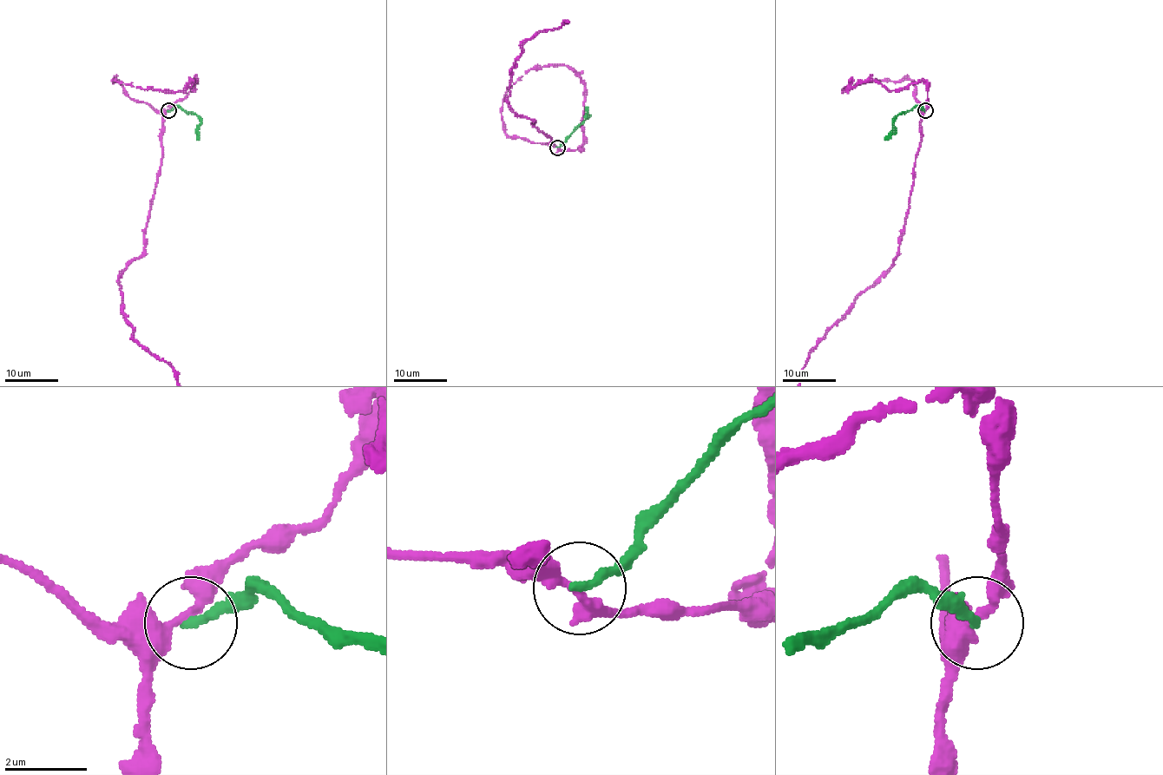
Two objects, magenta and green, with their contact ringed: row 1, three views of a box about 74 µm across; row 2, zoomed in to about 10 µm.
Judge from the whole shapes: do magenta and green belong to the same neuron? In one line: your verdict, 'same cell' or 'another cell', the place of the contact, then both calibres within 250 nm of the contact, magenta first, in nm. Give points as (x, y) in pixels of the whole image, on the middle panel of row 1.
another cell; place (557, 147); calibres 260 and 240 nm

